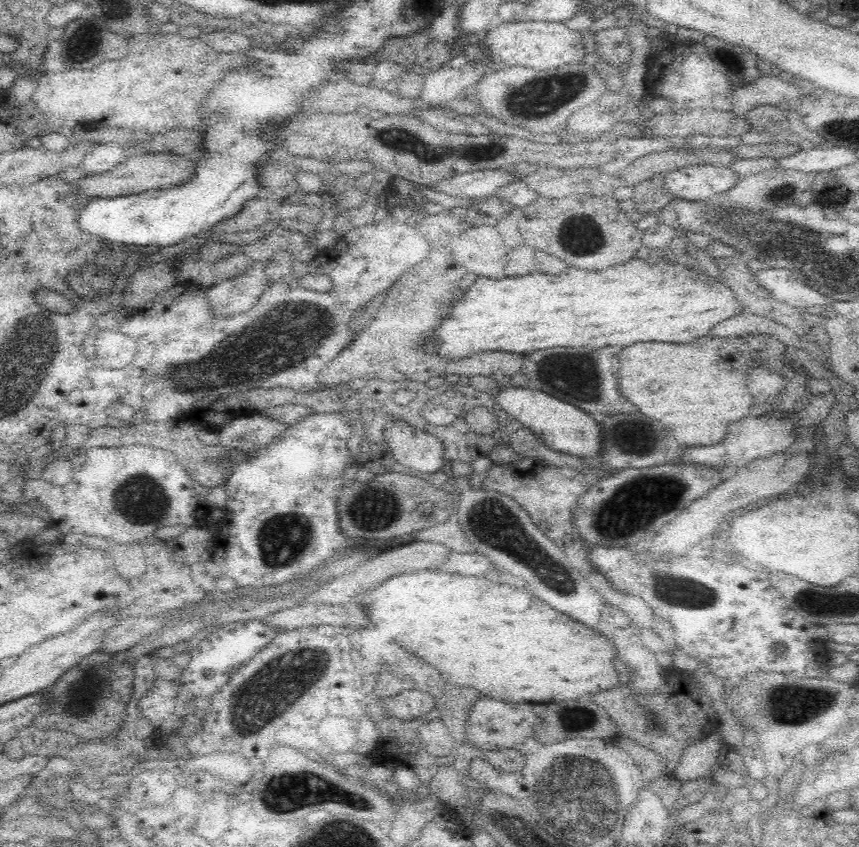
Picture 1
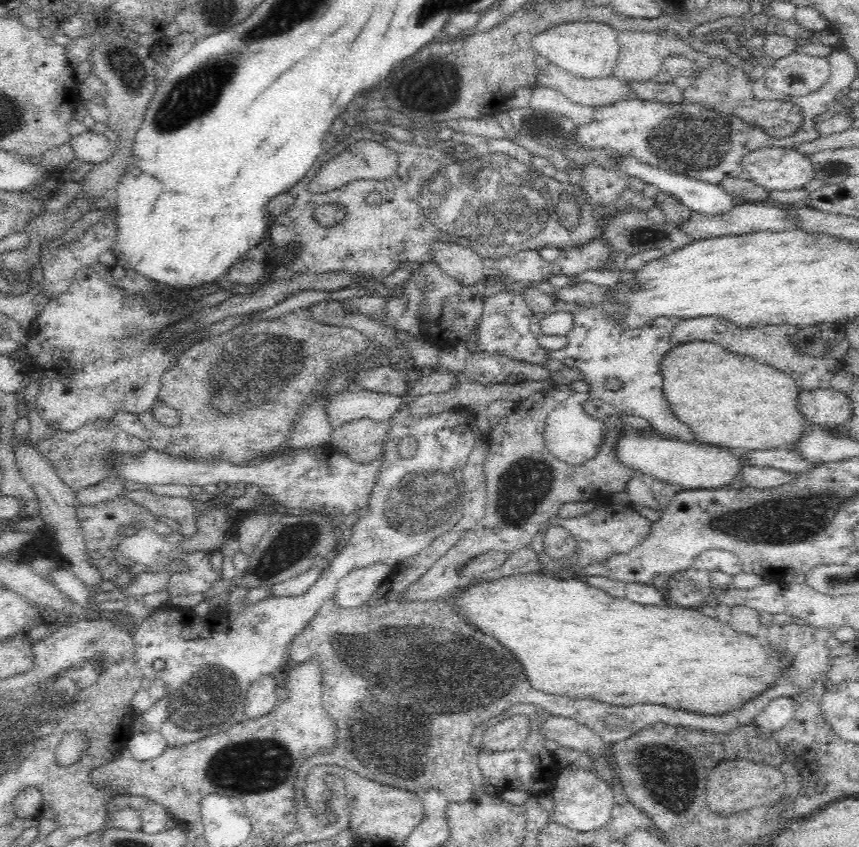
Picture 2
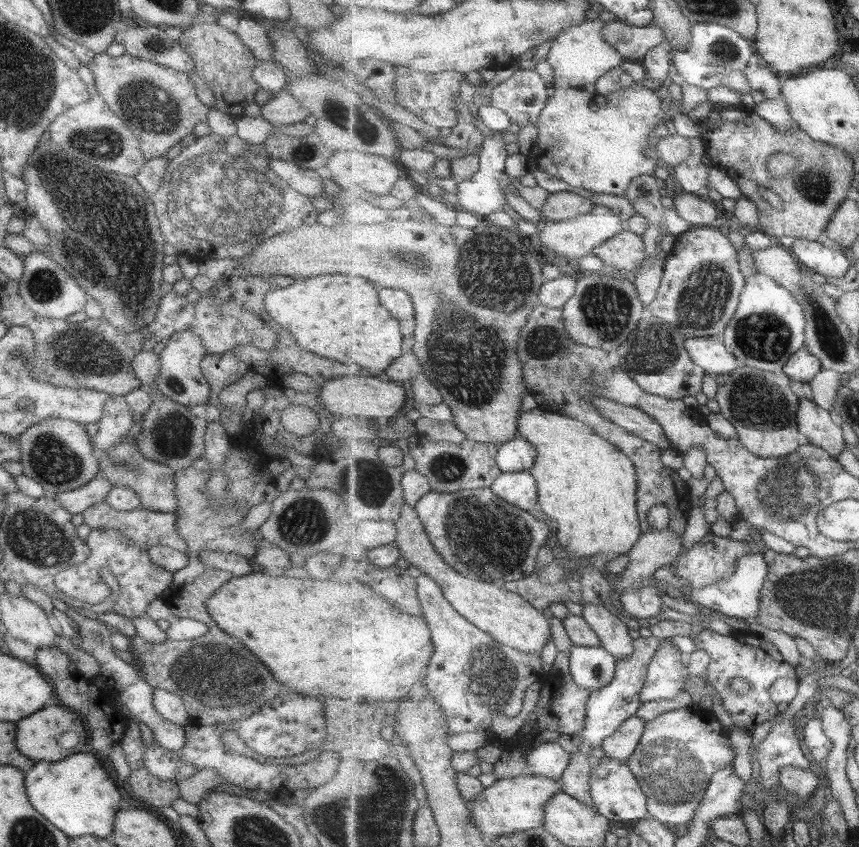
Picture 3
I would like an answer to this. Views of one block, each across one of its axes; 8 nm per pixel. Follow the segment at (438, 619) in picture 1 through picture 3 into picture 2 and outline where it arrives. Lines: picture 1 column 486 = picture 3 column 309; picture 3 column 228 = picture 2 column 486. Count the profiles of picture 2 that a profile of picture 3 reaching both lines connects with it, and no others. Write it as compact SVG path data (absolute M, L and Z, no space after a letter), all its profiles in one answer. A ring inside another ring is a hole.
M532 572L499 580L466 583L447 600L458 616L488 636L500 640L520 662L532 688L571 699L594 698L614 706L659 704L704 715L736 713L750 698L780 681L790 655L760 646L755 637L740 634L698 609L642 606L618 599L580 580L550 578Z

